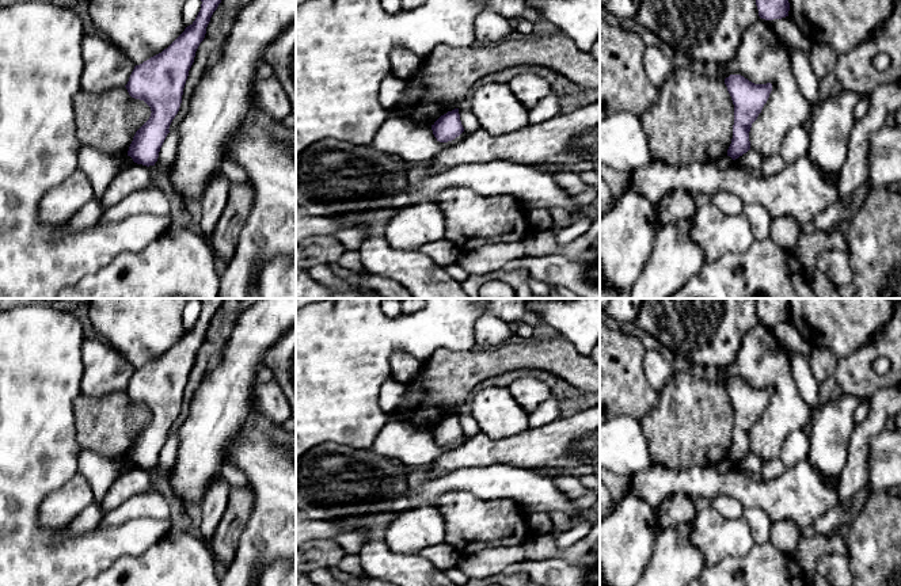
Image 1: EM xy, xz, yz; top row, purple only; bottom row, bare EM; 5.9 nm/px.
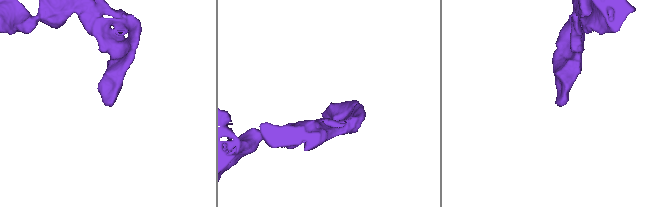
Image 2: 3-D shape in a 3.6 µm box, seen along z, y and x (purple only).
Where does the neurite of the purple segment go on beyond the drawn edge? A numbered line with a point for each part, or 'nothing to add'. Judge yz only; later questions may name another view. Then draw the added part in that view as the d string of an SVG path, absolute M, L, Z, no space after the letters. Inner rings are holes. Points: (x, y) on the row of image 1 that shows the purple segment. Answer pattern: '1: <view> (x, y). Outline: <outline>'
nothing to add

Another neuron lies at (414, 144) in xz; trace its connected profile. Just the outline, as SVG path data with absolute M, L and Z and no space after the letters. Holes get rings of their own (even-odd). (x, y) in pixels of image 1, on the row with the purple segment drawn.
M394 111L389 113L369 146L380 152L398 155L406 163L421 163L429 161L438 151L461 142L468 134L464 130L455 140L440 142L430 125L414 125Z

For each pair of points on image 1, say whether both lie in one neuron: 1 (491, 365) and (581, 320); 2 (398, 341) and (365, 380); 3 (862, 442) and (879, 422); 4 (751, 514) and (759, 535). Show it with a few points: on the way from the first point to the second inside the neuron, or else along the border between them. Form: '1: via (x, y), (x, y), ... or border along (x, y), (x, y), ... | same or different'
1: border along (561, 335), (585, 356) | different
2: via (387, 349), (367, 369) | same
3: via (865, 437), (874, 427) | same
4: via (756, 520), (759, 529) | same

